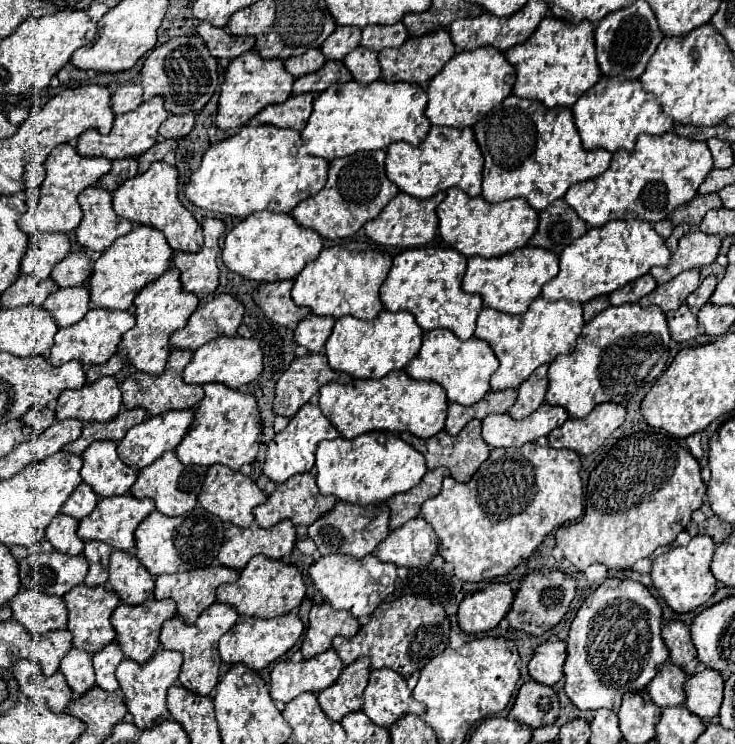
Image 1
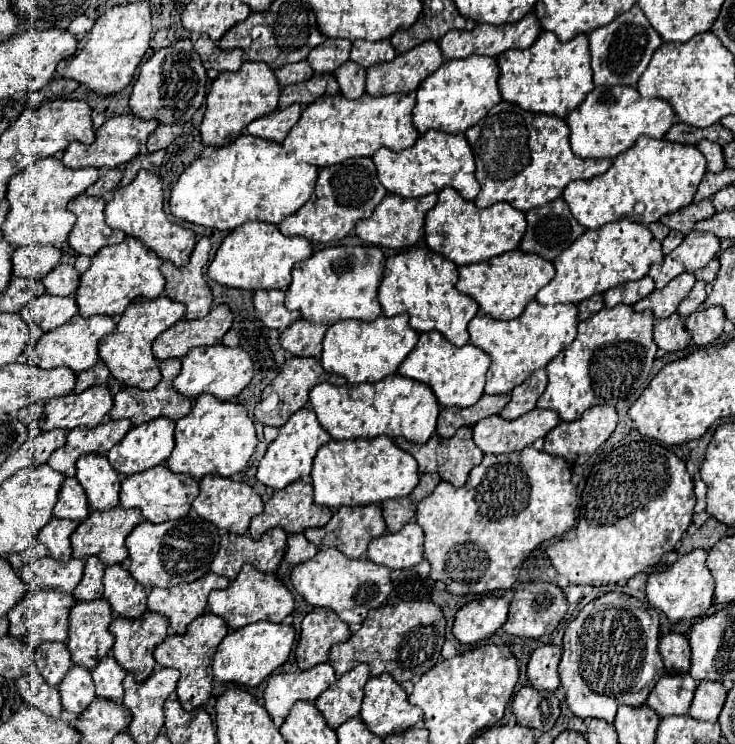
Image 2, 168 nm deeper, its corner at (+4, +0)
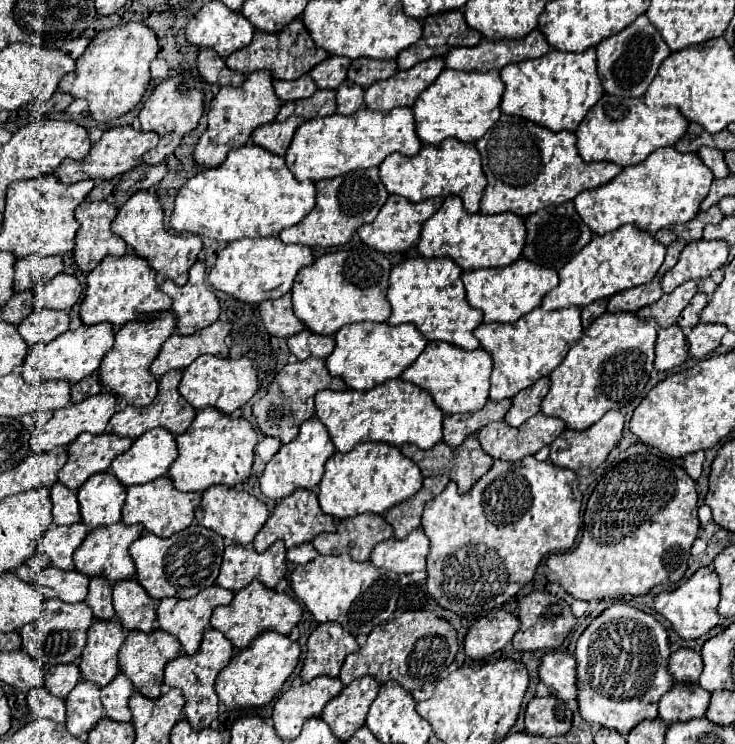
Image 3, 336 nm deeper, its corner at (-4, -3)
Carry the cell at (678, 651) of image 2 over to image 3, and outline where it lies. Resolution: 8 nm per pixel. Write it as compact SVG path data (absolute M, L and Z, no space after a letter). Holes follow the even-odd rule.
M679 648L669 658L669 672L677 682L695 684L703 672L703 660L695 650Z

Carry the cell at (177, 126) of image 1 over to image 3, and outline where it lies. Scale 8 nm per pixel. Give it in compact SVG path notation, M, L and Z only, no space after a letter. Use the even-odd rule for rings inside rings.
M173 132L167 134L167 136L161 136L159 144L157 144L155 148L151 148L149 152L145 152L143 162L147 162L147 164L165 162L165 158L179 146L179 142L181 142L181 136L177 136L177 134L173 134Z

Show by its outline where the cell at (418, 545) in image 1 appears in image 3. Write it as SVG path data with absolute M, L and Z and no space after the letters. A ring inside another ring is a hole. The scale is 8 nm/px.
M417 528L403 540L389 538L379 542L371 552L371 564L395 574L409 574L415 570L425 570L427 554L429 538L421 528Z

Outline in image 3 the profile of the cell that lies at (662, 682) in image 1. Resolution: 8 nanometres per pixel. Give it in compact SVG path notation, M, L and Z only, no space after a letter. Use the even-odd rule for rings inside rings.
M673 684L659 700L659 718L667 724L701 718L709 706L711 694L699 684Z

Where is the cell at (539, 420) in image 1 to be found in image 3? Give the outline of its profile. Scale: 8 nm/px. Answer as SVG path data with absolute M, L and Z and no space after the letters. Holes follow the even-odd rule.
M543 412L529 418L519 428L509 426L507 422L493 422L479 430L481 448L501 460L517 462L523 456L539 452L543 446L551 444L565 430L565 422L559 418L549 418Z

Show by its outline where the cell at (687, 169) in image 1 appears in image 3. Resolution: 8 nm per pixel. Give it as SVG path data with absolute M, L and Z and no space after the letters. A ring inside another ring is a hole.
M673 146L659 148L657 152L649 154L647 160L643 160L637 166L625 166L611 182L595 188L595 190L583 190L573 202L581 216L581 220L595 232L595 234L607 234L617 230L623 224L633 224L645 232L655 234L661 228L667 228L671 224L685 224L687 220L695 218L699 212L699 204L709 194L713 182L713 172L703 164L699 154L681 154Z

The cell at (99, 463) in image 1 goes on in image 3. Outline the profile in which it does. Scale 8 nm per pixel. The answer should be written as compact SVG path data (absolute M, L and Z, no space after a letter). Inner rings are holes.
M99 472L79 488L83 522L91 528L115 524L121 520L121 508L127 488L119 484L113 472Z

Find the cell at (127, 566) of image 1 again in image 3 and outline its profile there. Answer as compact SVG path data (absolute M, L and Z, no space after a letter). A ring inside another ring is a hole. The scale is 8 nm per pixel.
M135 578L113 584L115 616L123 622L127 630L151 632L155 628L155 606L157 602Z

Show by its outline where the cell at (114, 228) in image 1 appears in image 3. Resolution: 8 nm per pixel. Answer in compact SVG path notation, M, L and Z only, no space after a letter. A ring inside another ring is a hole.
M83 202L75 208L75 218L81 224L75 238L73 256L83 272L91 272L105 256L127 254L123 238L111 232L111 222L117 208L109 202Z

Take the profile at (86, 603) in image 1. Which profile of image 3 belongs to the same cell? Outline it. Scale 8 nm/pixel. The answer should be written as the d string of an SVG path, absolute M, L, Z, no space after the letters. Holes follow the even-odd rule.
M93 620L87 630L87 644L81 654L81 674L85 680L103 688L119 672L117 652L125 640L121 620Z

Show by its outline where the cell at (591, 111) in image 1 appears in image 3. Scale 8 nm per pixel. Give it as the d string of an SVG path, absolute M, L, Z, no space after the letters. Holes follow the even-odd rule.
M603 94L603 98L591 108L591 112L577 126L577 150L585 162L607 160L619 166L633 166L643 162L651 152L663 146L673 146L687 130L689 122L673 106L649 108L639 98L619 98Z

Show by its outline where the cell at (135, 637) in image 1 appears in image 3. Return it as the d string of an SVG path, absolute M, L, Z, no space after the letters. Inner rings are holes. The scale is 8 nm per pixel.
M157 628L157 630L149 632L149 634L139 632L139 630L131 630L127 634L121 650L119 650L119 668L133 682L135 690L143 692L147 698L159 698L161 686L163 686L163 668L179 652L181 652L179 640L173 634L163 632L161 628Z

